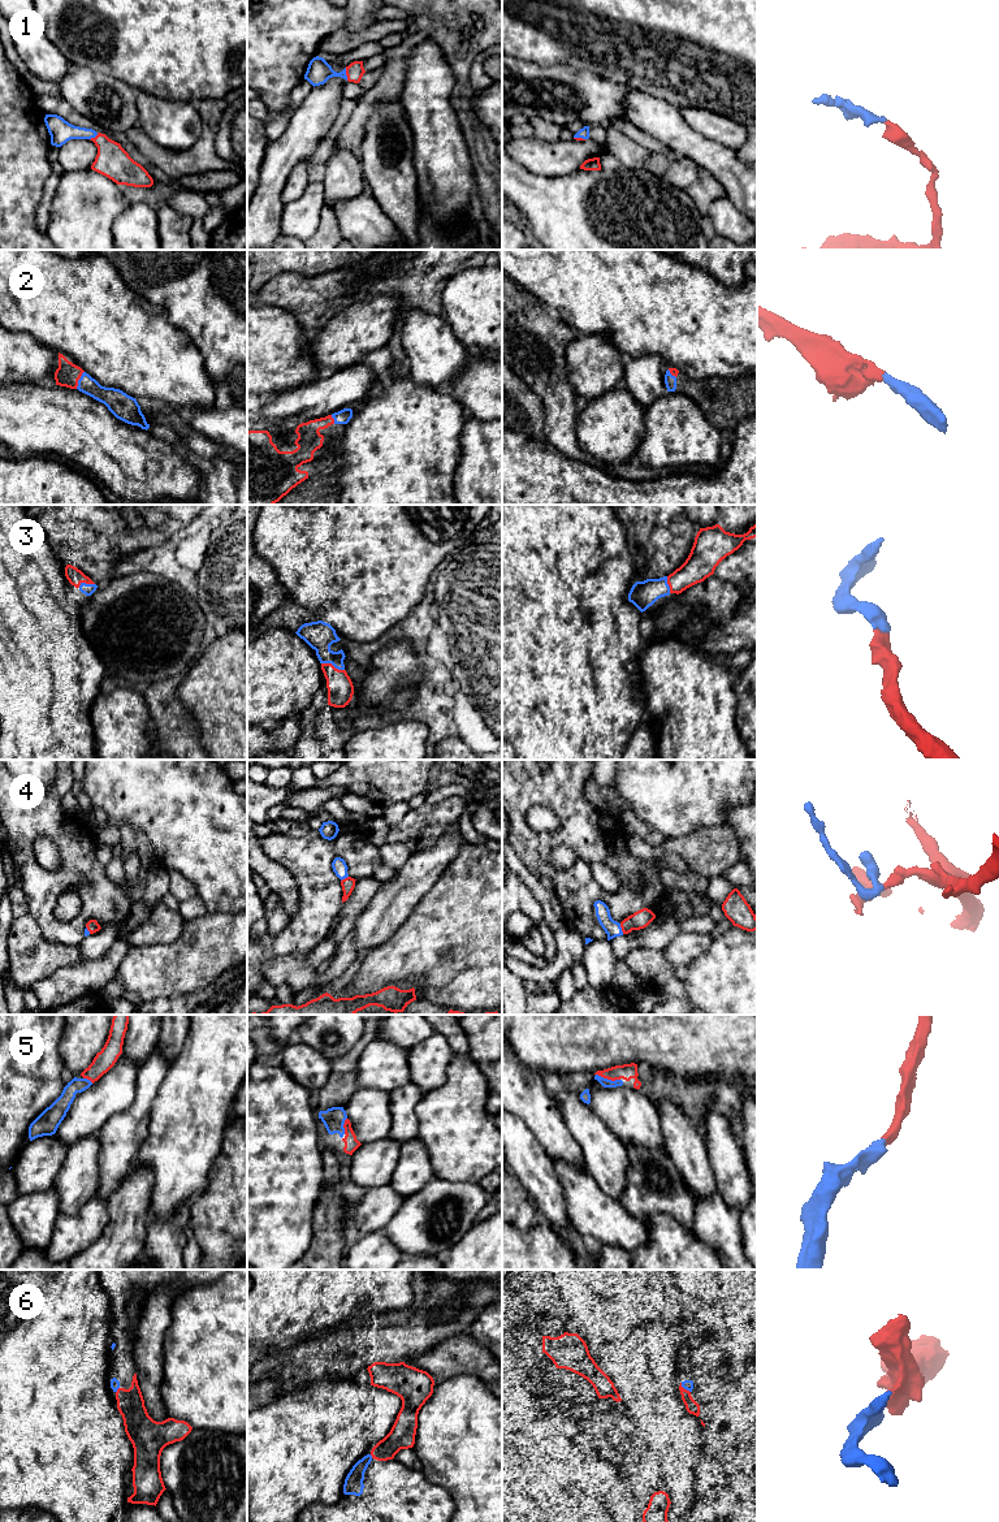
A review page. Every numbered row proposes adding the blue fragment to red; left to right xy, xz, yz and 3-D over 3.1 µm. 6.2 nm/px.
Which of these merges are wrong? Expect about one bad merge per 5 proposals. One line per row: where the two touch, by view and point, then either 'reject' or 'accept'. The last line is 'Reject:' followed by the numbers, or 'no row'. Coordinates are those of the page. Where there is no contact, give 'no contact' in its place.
1: meets red in xz at (346, 74); accept
2: meets red in xy at (78, 379); accept
3: meets red in xz at (332, 665); accept
4: meets red in yz at (622, 929); accept
5: meets red in yz at (608, 1079); accept
6: meets red in yz at (683, 1388); accept
Reject: no row

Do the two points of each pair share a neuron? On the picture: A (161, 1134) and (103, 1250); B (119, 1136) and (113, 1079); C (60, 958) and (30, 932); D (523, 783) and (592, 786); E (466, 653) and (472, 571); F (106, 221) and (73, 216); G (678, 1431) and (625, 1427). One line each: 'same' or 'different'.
A: same
B: different
C: same
D: different
E: same
F: same
G: different

